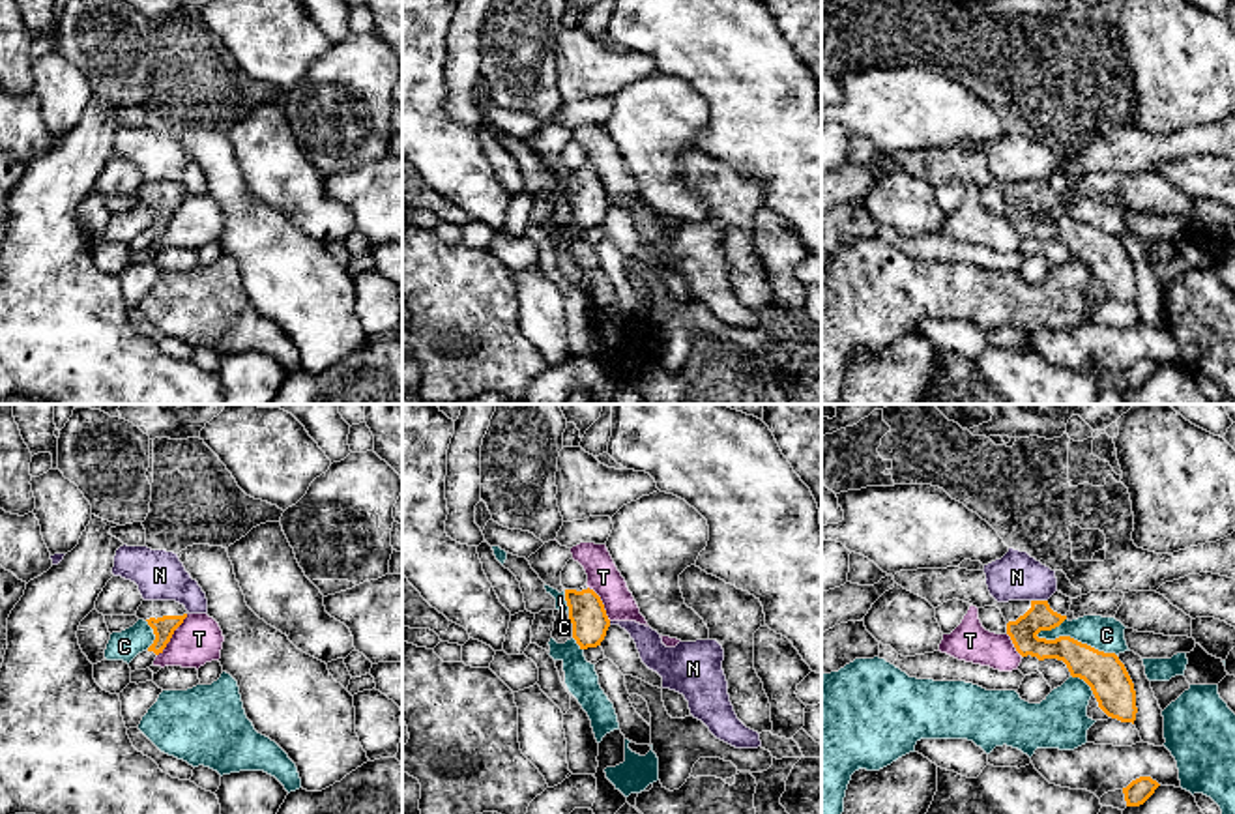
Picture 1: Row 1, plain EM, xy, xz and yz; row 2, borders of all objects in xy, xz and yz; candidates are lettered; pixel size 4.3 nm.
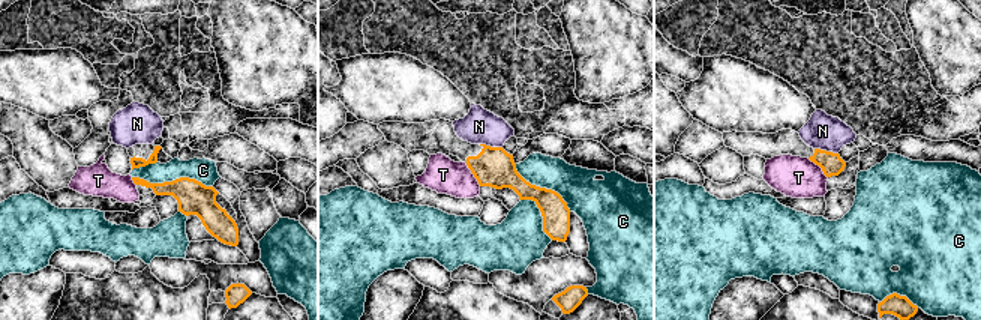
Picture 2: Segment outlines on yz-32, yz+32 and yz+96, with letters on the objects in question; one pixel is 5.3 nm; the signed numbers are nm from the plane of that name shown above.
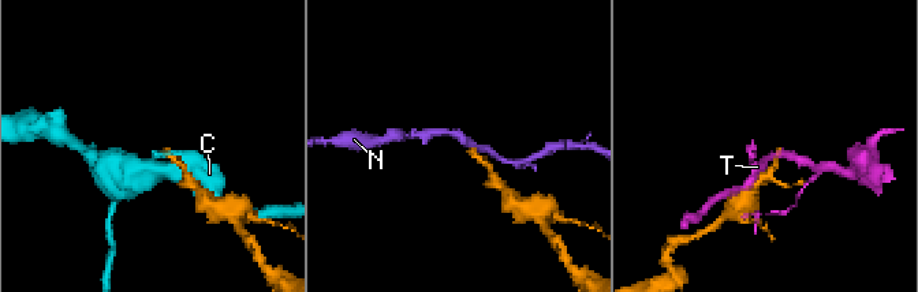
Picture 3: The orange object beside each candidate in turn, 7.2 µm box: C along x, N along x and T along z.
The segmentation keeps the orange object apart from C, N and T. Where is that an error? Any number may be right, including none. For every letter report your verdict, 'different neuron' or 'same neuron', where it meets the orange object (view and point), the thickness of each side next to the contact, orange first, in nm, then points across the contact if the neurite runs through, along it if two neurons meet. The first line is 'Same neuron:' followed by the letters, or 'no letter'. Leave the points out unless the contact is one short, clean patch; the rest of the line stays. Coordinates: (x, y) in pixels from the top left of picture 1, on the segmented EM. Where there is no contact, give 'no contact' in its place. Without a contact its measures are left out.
Same neuron: no letter
C: different neuron; meets orange in yz at (1076, 640); 170 nm thick on the orange side, 150 nm on the other
N: different neuron; meets orange in yz at (1039, 601); 120 nm thick on the orange side, 200 nm on the other; border along yz (1031, 599), (1046, 601)
T: different neuron; meets orange in xy at (173, 633); 100 nm thick on the orange side, 200 nm on the other; border along xy (188, 614), (158, 655)

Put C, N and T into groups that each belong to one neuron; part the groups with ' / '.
C / N / T

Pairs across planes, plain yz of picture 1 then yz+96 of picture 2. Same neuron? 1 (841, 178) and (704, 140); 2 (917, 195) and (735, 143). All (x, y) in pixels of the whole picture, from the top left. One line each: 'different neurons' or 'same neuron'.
1: same neuron
2: different neurons

